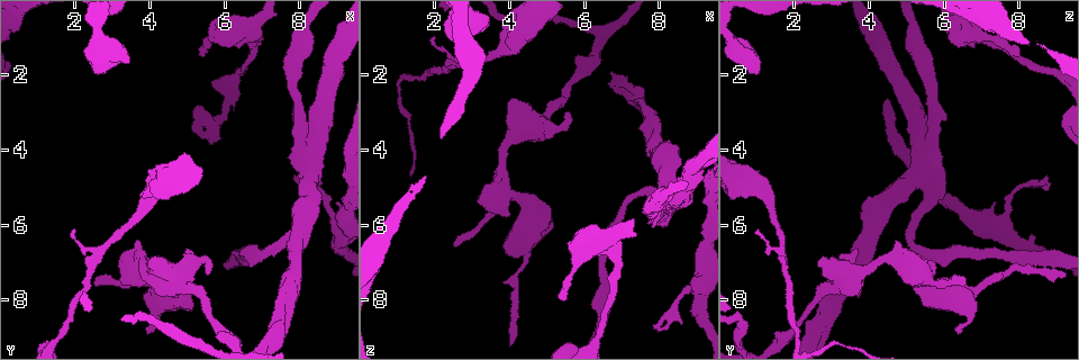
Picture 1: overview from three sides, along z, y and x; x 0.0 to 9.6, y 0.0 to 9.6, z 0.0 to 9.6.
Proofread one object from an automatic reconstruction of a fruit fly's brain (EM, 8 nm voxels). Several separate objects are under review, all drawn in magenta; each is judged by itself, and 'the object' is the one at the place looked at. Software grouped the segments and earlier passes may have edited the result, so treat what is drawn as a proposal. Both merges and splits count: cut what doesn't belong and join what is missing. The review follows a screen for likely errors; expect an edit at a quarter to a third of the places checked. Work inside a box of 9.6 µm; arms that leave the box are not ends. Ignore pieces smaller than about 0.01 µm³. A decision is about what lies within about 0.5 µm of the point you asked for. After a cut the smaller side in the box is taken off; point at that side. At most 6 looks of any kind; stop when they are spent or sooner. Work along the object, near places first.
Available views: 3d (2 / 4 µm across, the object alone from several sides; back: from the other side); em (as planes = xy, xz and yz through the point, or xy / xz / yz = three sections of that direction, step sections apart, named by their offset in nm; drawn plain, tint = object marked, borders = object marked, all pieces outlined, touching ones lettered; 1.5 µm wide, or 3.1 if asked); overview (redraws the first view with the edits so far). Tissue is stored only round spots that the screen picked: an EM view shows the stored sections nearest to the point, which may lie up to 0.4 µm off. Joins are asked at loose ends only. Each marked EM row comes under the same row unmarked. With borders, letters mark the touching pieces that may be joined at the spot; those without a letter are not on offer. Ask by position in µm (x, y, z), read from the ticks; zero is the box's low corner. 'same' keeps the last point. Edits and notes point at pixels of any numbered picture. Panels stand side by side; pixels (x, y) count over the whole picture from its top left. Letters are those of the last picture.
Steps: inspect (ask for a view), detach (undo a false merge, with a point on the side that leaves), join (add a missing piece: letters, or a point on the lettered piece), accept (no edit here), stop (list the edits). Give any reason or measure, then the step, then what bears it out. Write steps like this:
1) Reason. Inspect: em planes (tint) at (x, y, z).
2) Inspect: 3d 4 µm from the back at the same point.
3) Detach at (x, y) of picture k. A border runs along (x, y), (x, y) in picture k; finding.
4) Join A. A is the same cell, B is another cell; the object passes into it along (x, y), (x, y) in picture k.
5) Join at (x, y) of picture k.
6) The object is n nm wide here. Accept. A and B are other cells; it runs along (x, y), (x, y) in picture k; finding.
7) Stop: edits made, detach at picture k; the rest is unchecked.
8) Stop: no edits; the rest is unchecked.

Thin end. Inspect: em planes (tint) at (1.95, 6.10, 1.05).

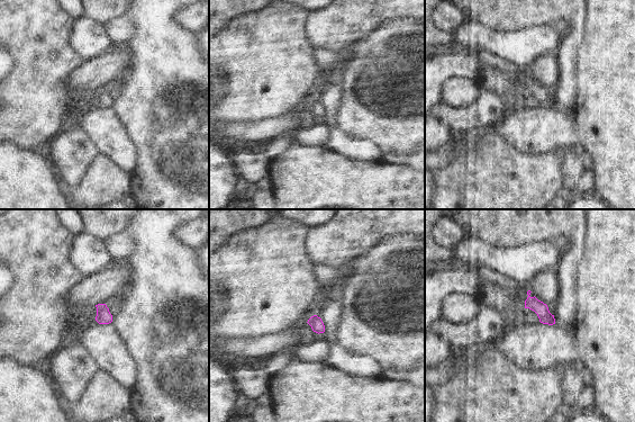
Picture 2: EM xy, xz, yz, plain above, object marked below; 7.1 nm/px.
Inspect: em planes (borders) at the same point.

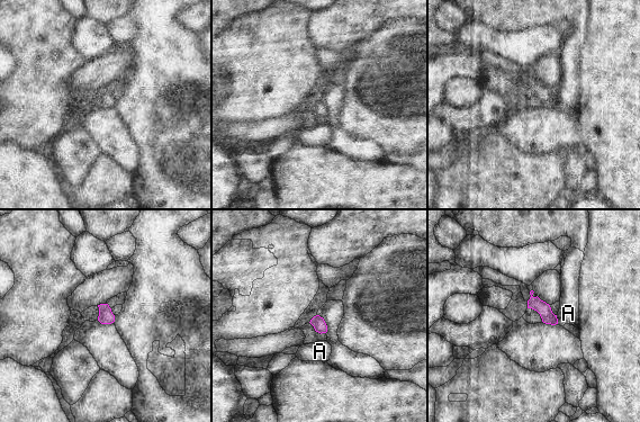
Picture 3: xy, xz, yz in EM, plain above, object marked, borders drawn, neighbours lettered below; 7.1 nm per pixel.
Accept. A is another cell; no lettered piece goes on from it.

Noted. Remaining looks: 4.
An open end. Inspect: 3d 2 µm at (4.00, 7.15, 2.65).

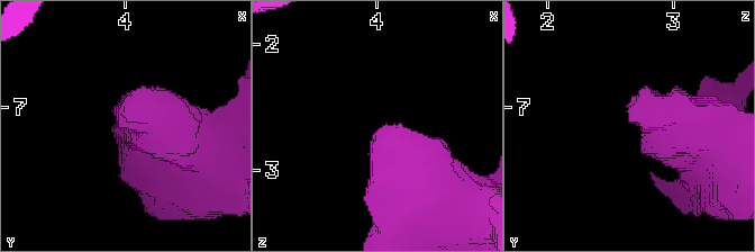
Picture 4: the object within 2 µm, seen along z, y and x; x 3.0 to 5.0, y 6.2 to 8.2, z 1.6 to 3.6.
Shape alone is not enough. Inspect: em planes (borders) at (4.04, 7.14, 2.66).

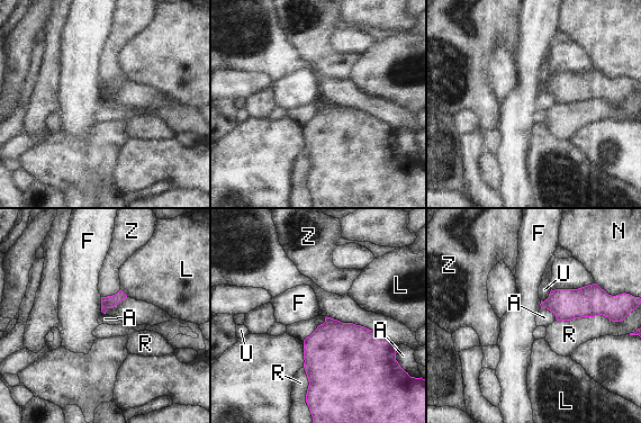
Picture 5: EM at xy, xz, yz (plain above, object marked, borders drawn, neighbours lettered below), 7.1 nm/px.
Accept. A, F, L, N, R, U and Z are other cells; a border runs along (326, 316), (303, 340) in picture 5; none of them fits.

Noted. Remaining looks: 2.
Sudden change in width. Inspect: em xy step 8 (tint) at (5.90, 0.90, 6.95).

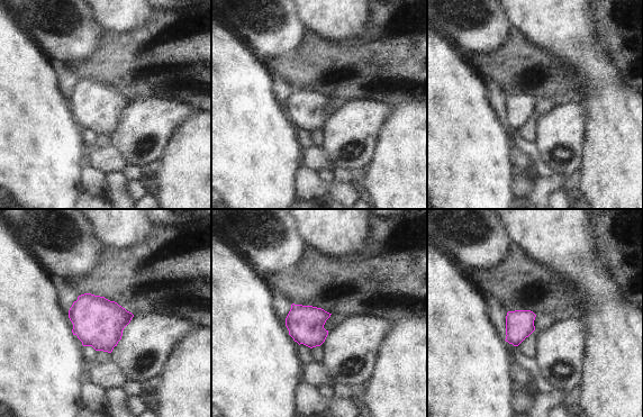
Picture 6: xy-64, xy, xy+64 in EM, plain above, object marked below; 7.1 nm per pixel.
Inspect: em planes (borders) at the same point.

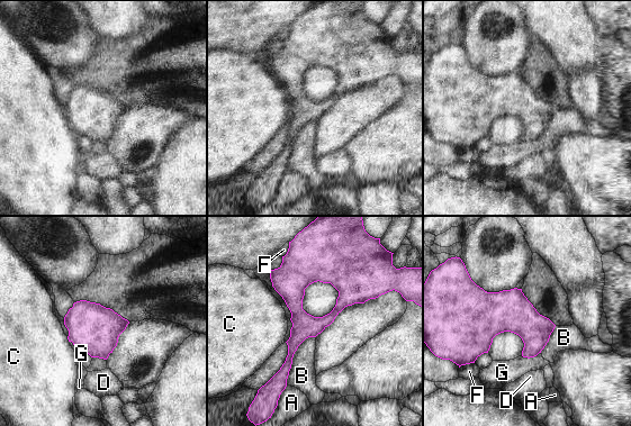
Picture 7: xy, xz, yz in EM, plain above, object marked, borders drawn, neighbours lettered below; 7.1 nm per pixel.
The longest contact is with B, 400 nm. Accept. A, B, C, D, F and G are other cells; all the same neuron.

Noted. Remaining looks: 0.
Stop: no edits; the rest is unchecked.

